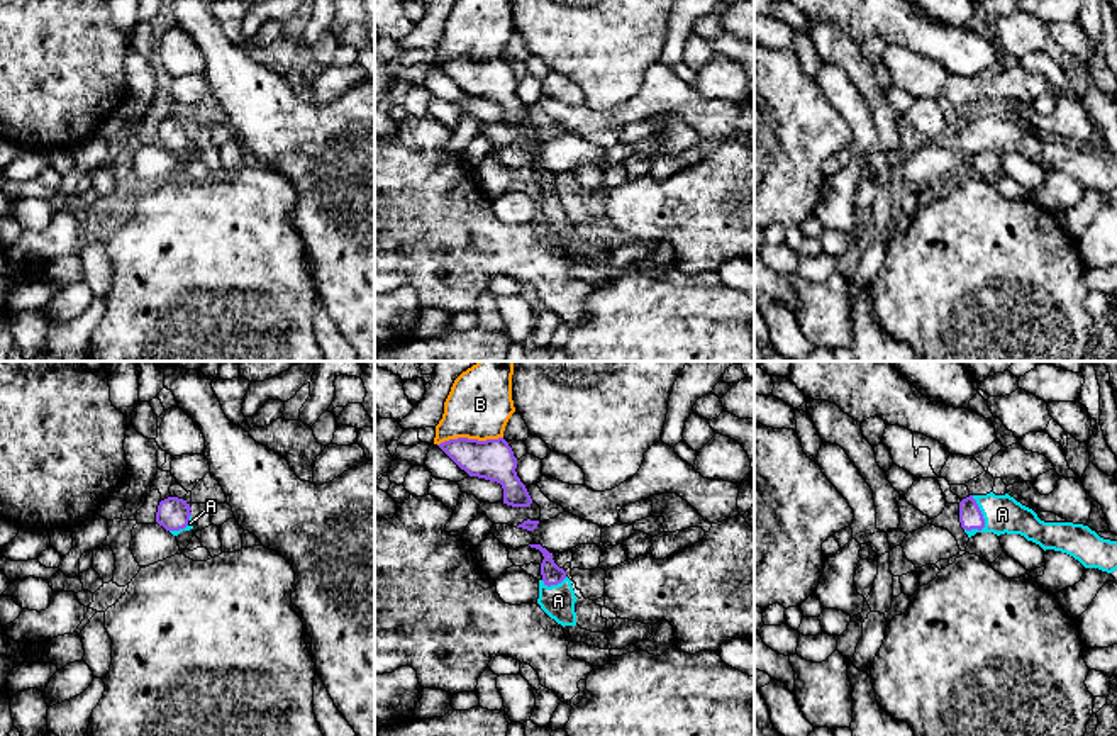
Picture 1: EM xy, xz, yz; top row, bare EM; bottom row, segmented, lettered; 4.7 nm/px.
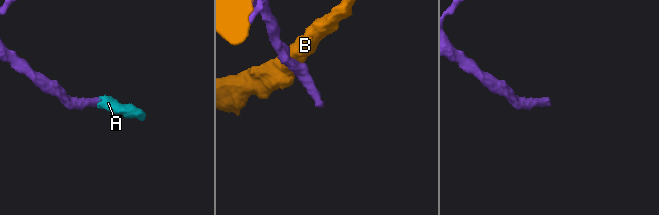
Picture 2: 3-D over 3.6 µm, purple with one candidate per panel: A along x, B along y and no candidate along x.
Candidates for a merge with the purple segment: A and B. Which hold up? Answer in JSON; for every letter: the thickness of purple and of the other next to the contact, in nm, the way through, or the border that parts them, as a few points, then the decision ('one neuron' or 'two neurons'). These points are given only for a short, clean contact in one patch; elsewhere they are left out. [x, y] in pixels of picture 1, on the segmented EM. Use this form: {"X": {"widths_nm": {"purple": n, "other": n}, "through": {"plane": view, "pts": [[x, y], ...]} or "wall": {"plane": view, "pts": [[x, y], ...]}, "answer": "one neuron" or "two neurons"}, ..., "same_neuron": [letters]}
{"A": {"widths_nm": {"purple": 110, "other": 180}, "through": {"plane": "yz", "pts": [[970, 516], [982, 514], [1002, 514]]}, "answer": "one neuron"}, "B": {"widths_nm": {"purple": 200, "other": 300}, "answer": "two neurons"}, "same_neuron": ["A"]}

